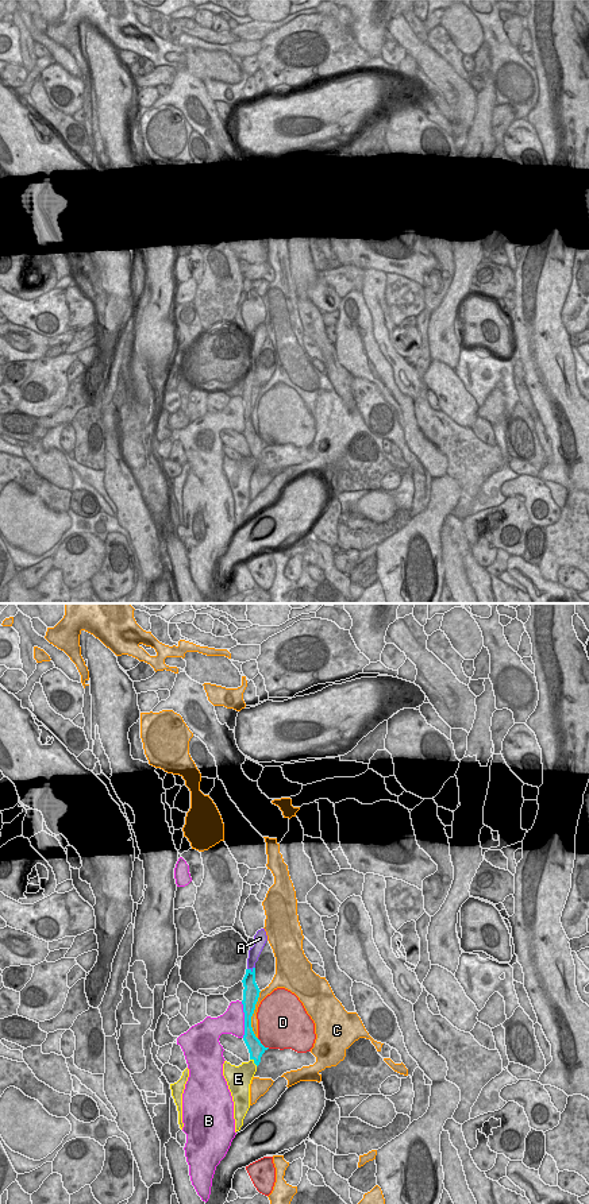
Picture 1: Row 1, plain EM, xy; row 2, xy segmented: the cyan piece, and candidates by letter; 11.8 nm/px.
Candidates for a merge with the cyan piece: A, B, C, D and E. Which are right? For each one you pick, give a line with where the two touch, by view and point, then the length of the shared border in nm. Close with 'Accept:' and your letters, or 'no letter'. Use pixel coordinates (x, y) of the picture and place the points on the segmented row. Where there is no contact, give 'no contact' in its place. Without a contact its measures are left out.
A: contact xy (250, 969); length 100 nm
Accept: A

